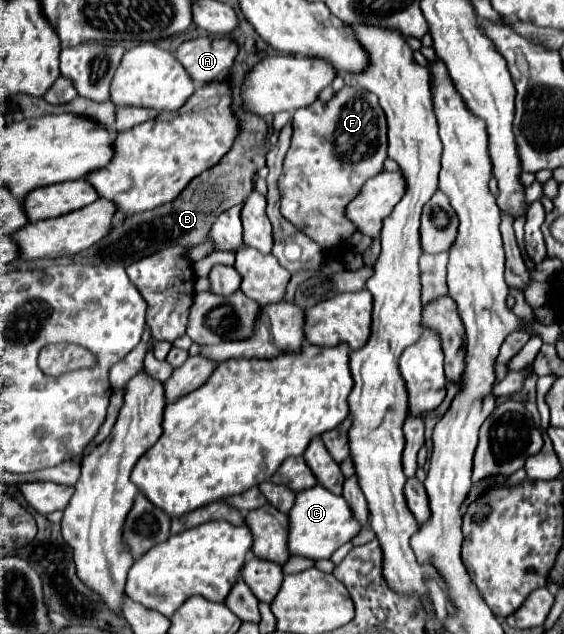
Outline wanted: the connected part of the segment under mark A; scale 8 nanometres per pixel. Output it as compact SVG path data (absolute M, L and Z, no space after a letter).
M194 38L178 46L176 58L186 68L196 86L220 82L238 54L238 46L228 38Z

